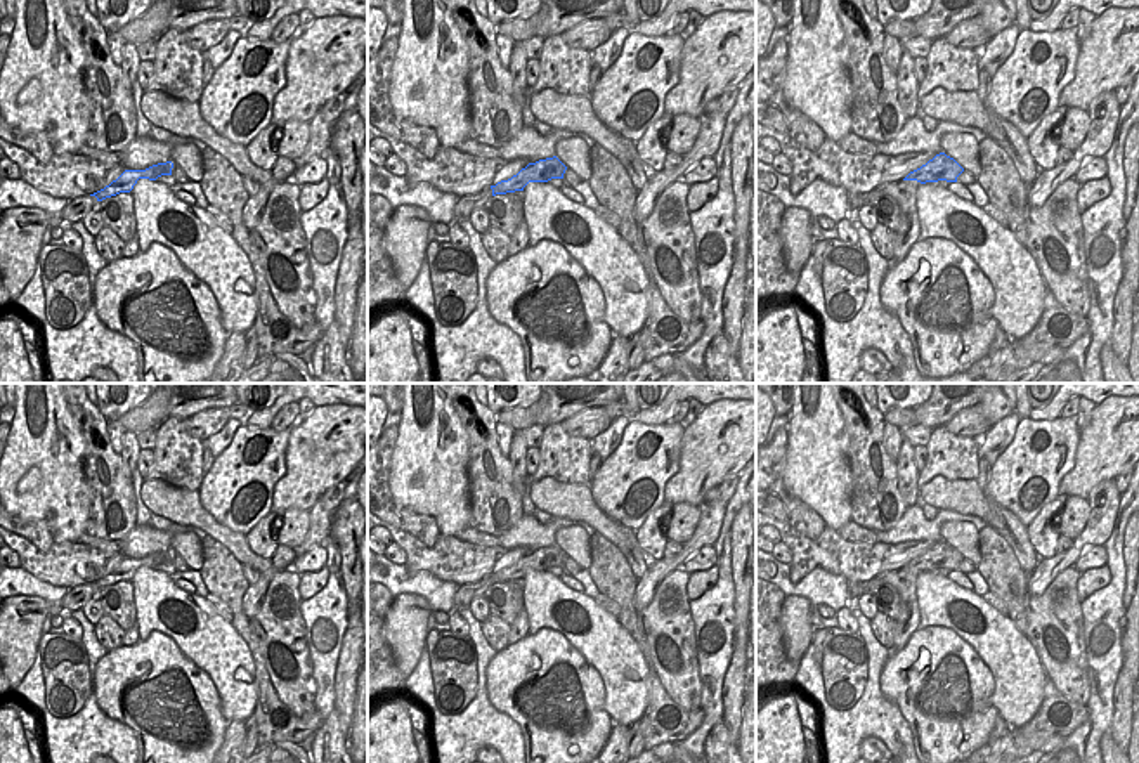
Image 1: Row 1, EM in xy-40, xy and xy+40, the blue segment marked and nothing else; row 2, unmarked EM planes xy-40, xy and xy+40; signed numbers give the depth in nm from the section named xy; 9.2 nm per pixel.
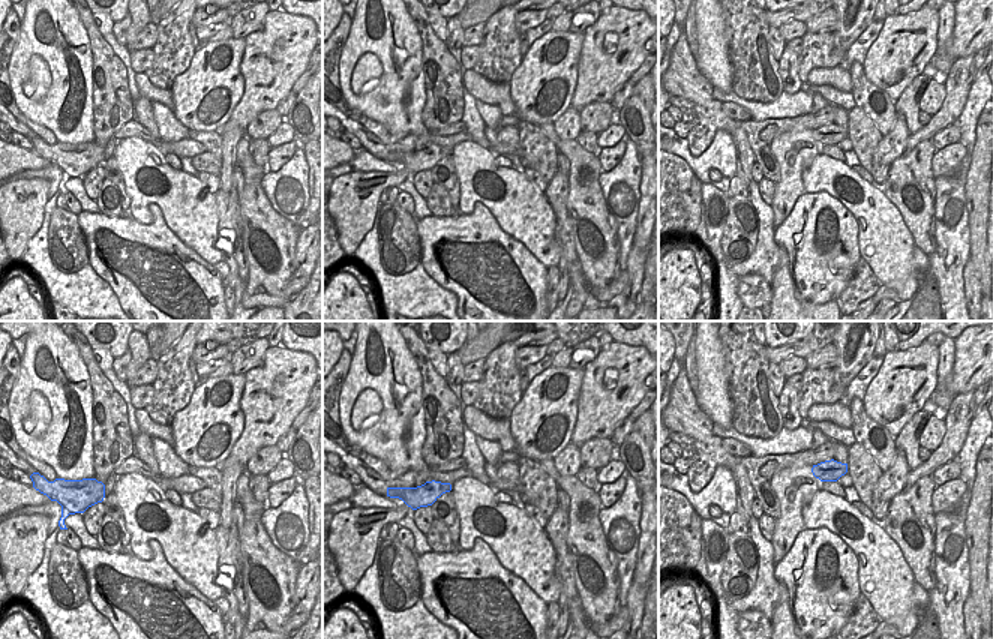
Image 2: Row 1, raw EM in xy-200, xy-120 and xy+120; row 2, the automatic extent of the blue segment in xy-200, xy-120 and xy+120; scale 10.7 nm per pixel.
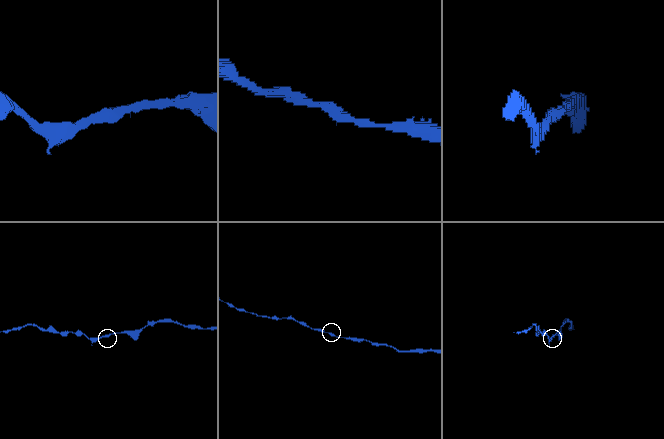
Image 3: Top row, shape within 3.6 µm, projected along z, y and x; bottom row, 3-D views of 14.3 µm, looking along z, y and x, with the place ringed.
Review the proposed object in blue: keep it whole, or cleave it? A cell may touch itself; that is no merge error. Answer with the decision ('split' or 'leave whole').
leave whole

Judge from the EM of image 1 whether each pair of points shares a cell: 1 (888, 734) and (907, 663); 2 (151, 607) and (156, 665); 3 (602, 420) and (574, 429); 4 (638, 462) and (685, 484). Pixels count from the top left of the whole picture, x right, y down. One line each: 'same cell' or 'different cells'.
1: different cells
2: different cells
3: same cell
4: different cells

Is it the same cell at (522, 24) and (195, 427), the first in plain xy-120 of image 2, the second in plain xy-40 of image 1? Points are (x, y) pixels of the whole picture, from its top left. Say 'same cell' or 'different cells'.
same cell

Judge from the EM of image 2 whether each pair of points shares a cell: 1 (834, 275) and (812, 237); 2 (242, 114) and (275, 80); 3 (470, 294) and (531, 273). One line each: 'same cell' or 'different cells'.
1: same cell
2: same cell
3: same cell

